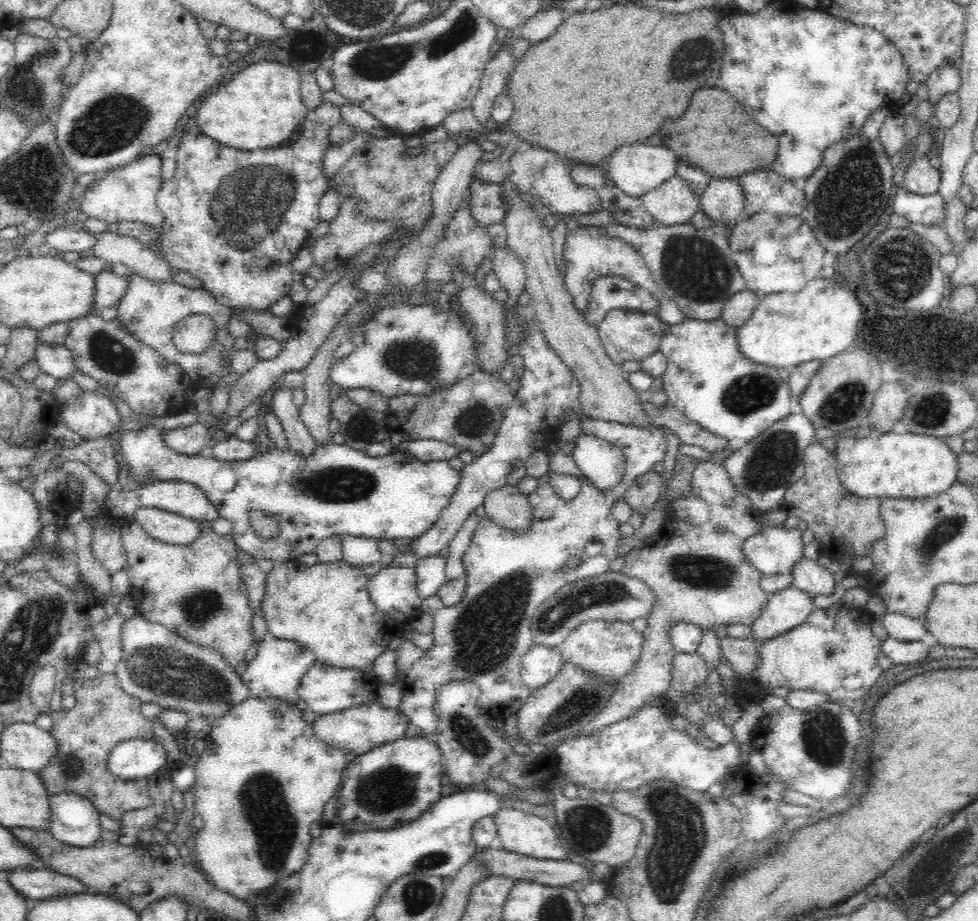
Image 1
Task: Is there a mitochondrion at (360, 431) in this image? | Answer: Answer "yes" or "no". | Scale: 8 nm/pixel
yes

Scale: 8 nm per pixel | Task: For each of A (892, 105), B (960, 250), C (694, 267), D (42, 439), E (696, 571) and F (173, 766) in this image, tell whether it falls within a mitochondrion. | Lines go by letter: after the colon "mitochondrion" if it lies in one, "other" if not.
A: other
B: other
C: mitochondrion
D: other
E: mitochondrion
F: other

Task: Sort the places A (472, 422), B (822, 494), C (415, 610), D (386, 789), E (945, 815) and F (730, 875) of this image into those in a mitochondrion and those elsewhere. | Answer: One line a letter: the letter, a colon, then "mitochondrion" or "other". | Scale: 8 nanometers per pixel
A: mitochondrion
B: other
C: other
D: mitochondrion
E: other
F: other

